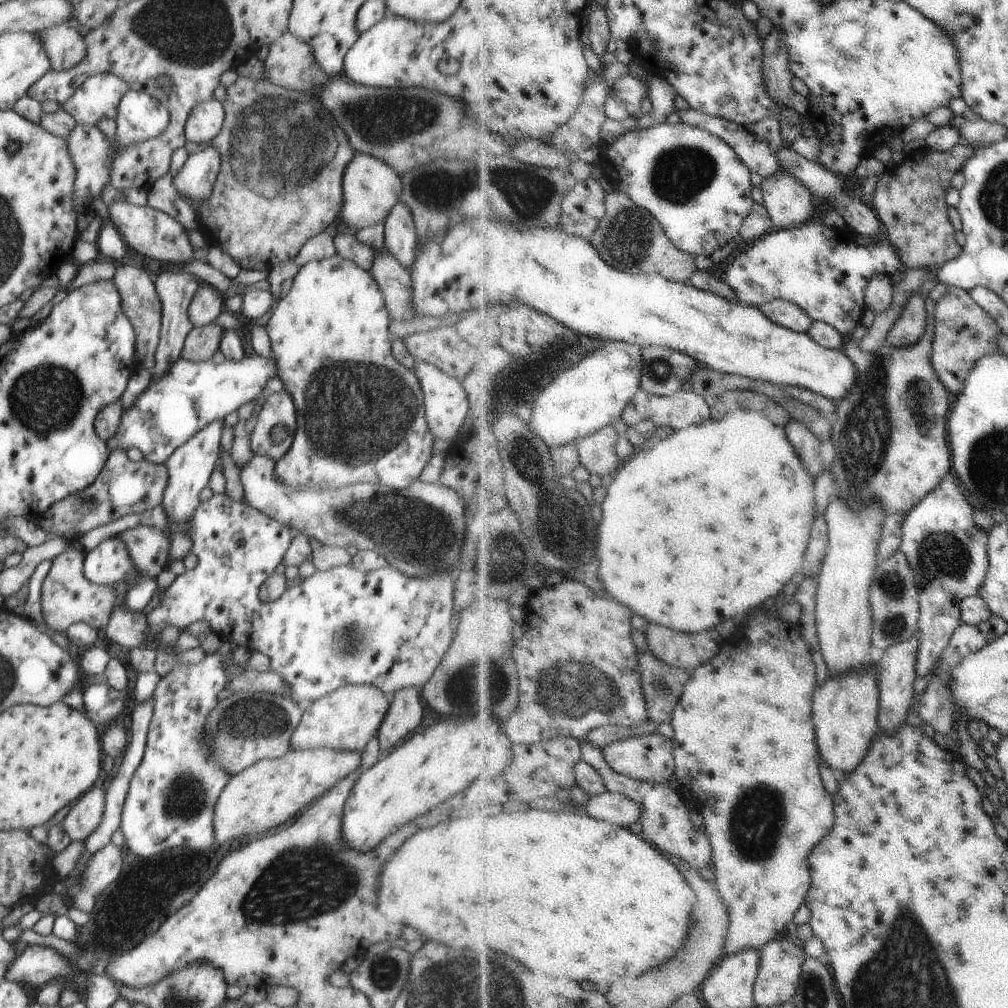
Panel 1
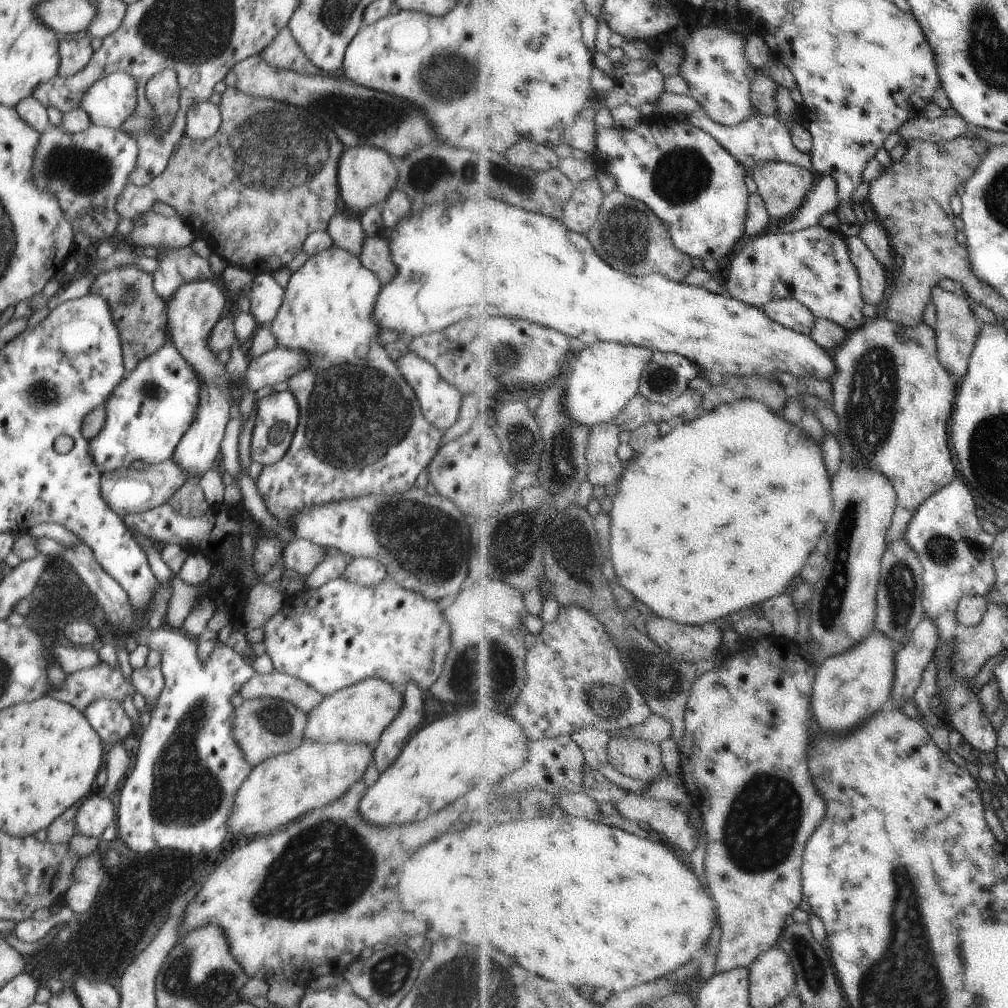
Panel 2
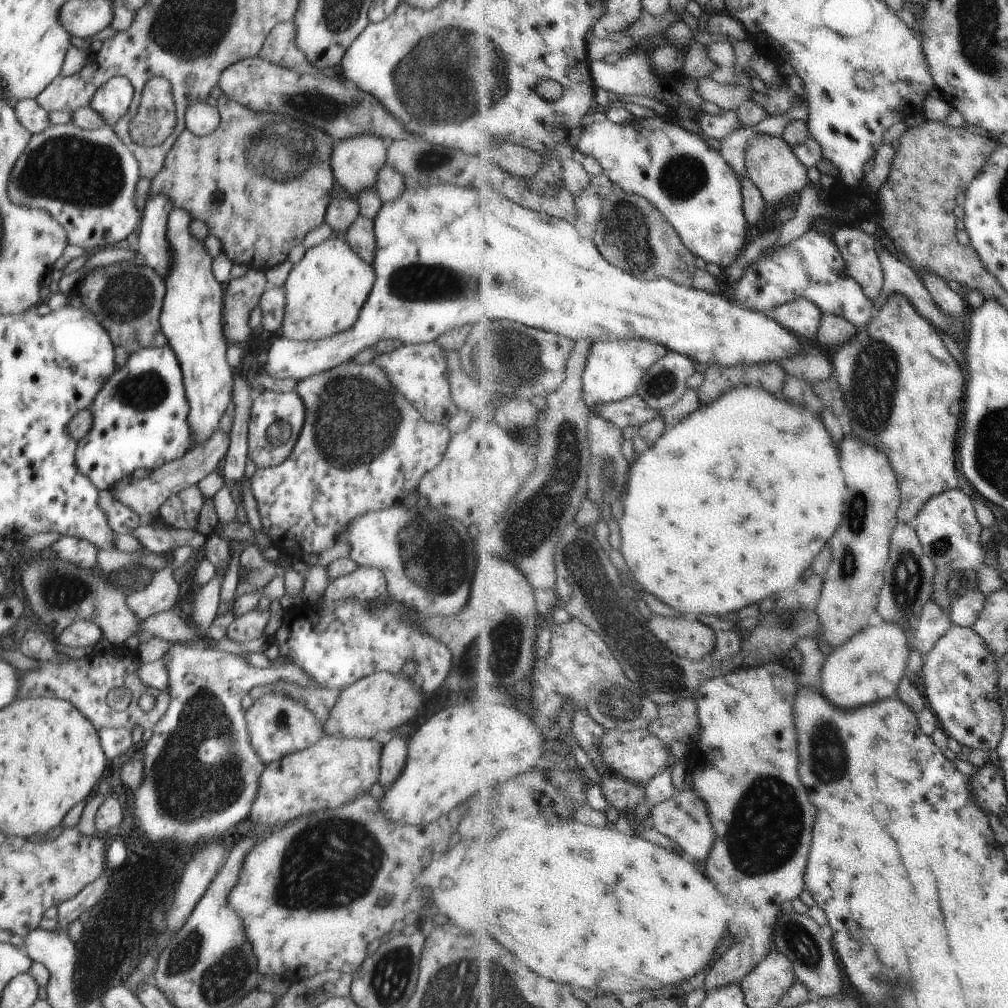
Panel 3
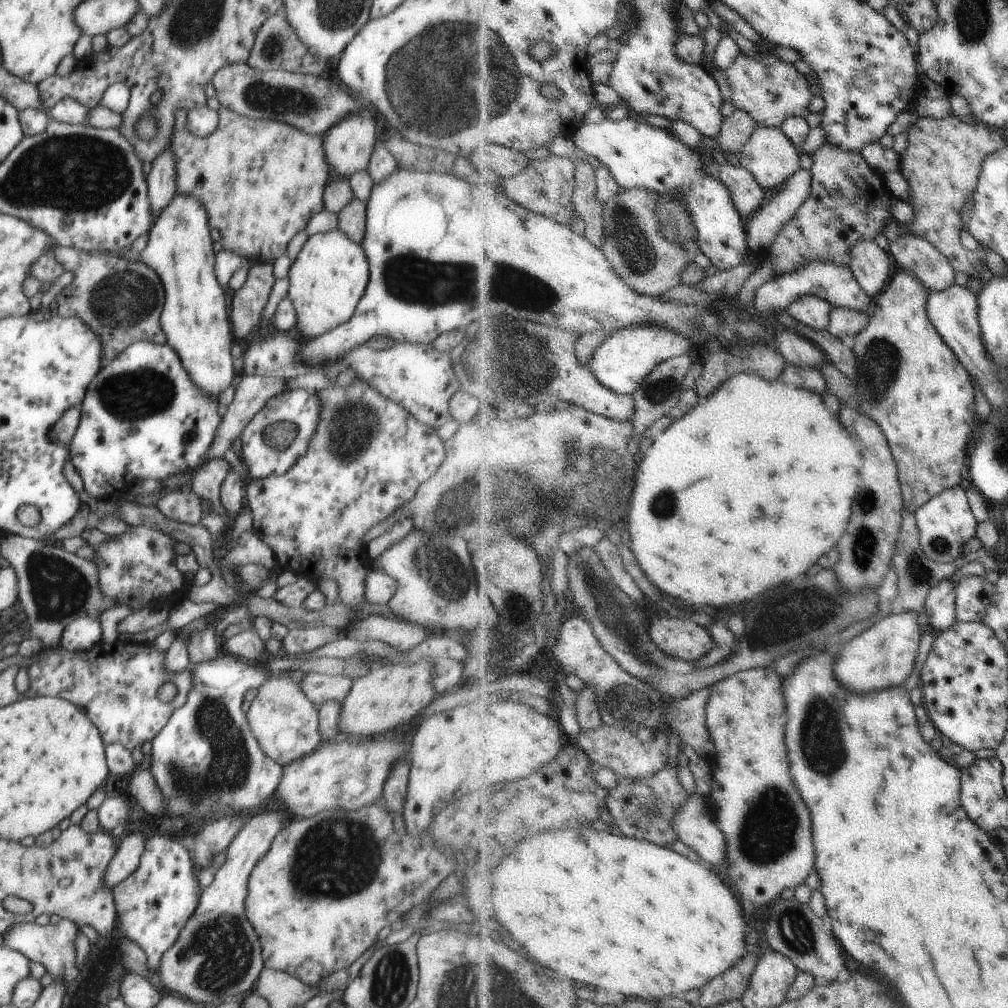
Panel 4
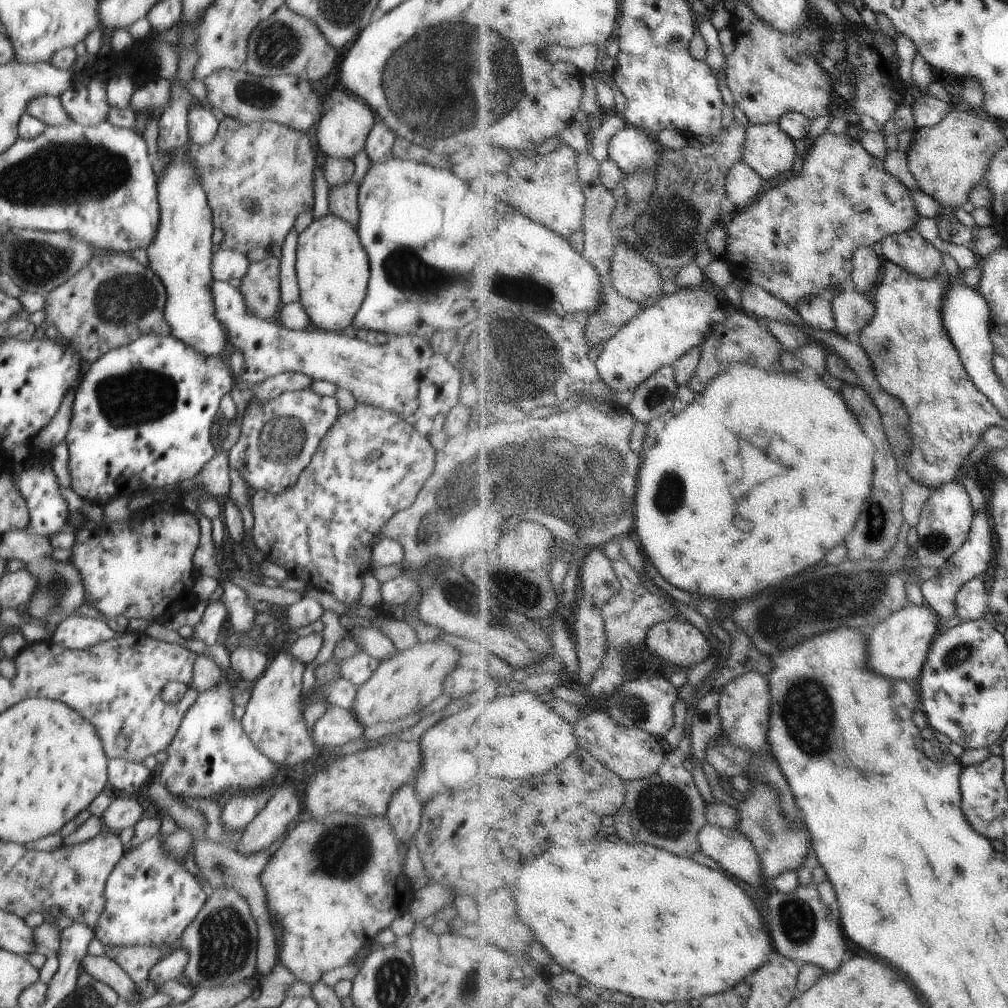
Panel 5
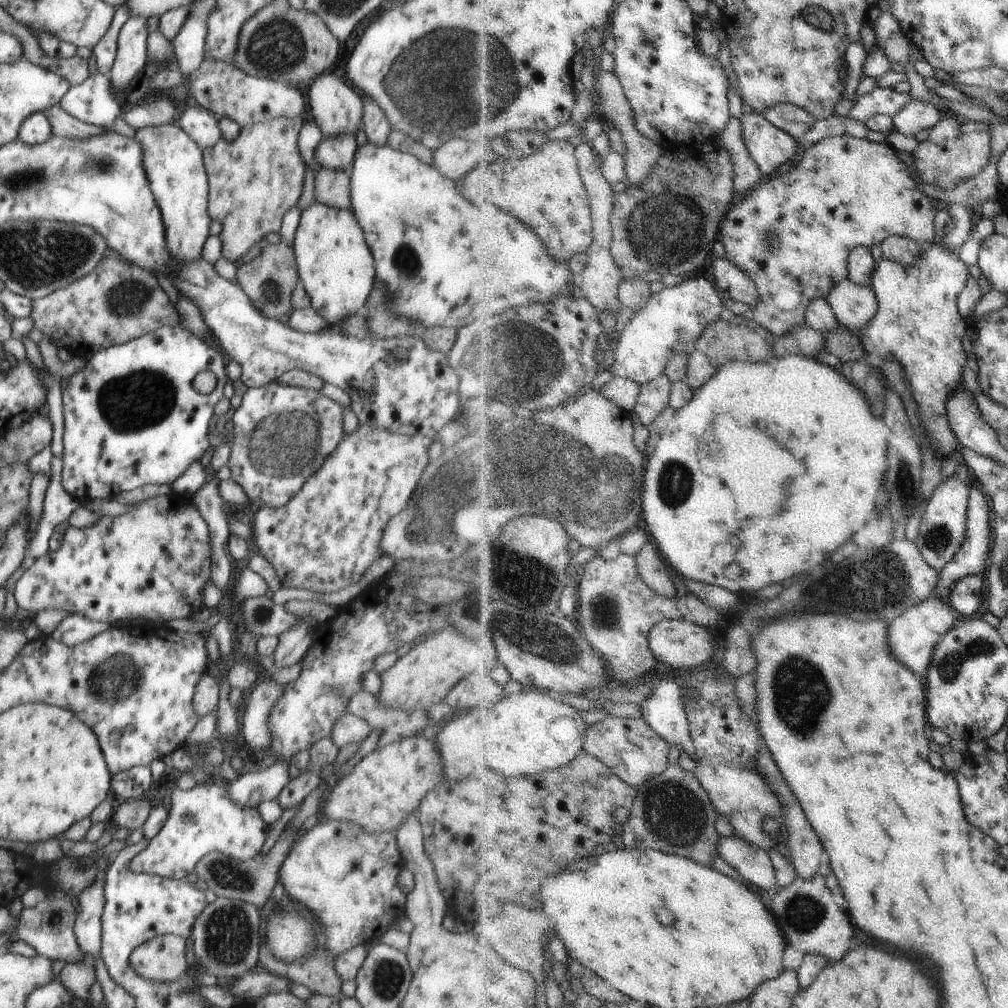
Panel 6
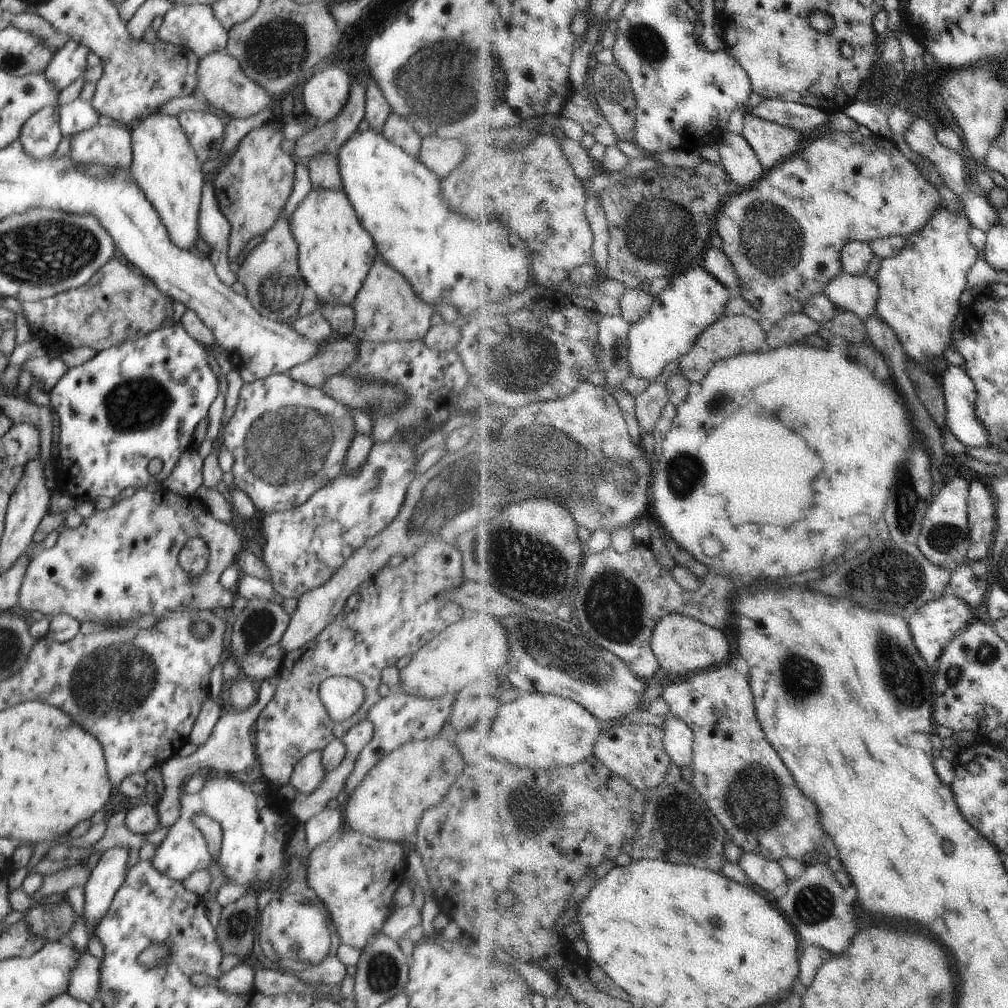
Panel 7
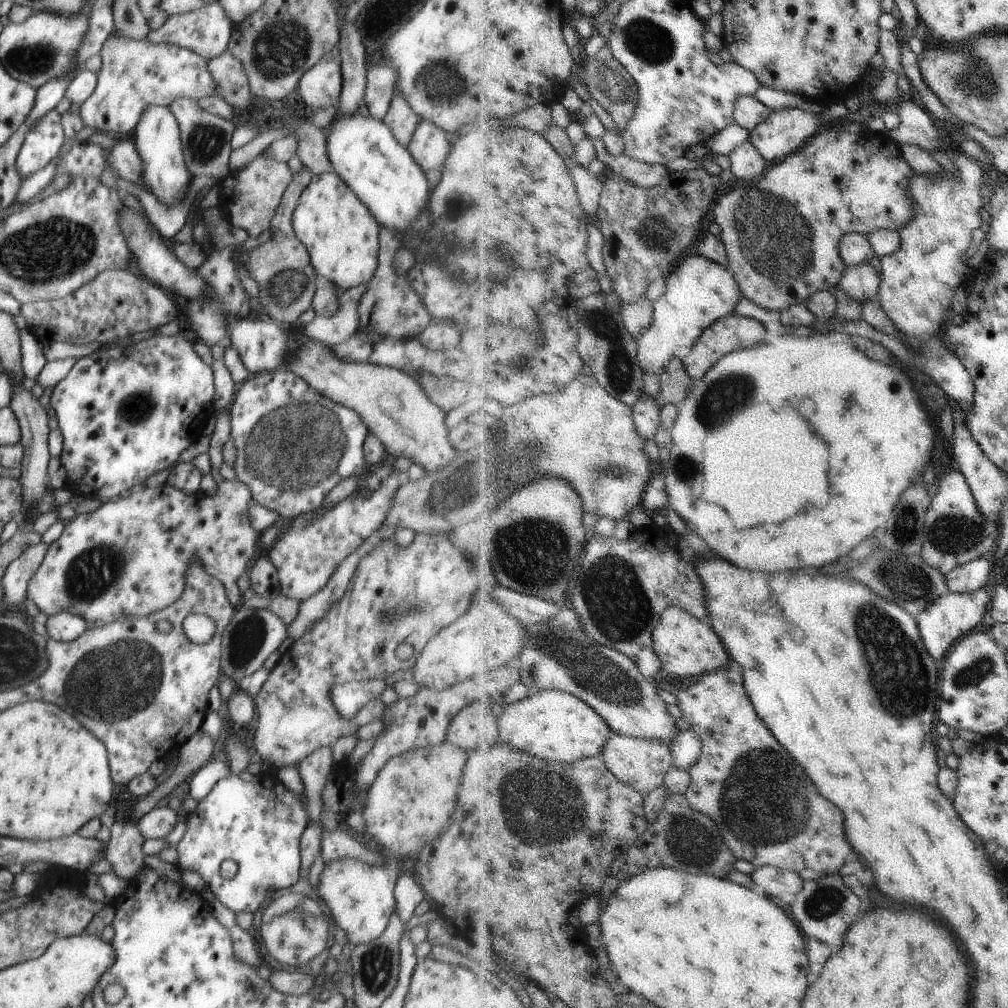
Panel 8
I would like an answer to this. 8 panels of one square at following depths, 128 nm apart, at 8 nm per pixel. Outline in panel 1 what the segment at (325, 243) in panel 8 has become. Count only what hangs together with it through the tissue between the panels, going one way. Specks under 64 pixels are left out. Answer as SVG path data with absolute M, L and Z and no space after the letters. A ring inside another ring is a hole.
M336 253L332 258L309 261L306 265L300 267L290 292L276 304L276 310L272 312L272 318L266 324L273 358L276 360L276 366L278 366L277 376L290 393L297 412L297 427L293 445L286 452L284 458L277 460L276 466L274 466L274 474L276 474L276 480L280 484L284 484L288 488L296 488L296 490L300 488L302 490L302 488L319 486L342 486L342 482L346 482L347 489L350 482L354 482L354 470L370 470L370 474L376 476L374 482L390 486L391 489L402 490L402 488L410 486L414 480L419 478L426 462L430 460L432 445L436 438L426 422L423 390L419 388L418 377L392 357L390 323L391 318L388 310L386 310L384 298L376 280L370 272L362 270L352 260L344 260Z

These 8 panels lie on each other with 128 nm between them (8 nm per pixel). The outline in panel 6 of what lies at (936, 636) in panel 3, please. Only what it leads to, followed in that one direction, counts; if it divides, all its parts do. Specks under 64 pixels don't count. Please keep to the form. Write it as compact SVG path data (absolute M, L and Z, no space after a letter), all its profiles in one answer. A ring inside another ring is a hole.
M974 488L970 494L968 533L965 535L965 543L961 547L961 550L958 550L953 561L941 571L941 581L937 586L938 594L936 594L936 598L941 598L946 602L946 597L949 597L947 602L950 602L950 593L958 582L974 574L986 574L988 567L986 560L988 560L988 552L990 550L990 528L990 508L987 496L980 492L978 488Z

